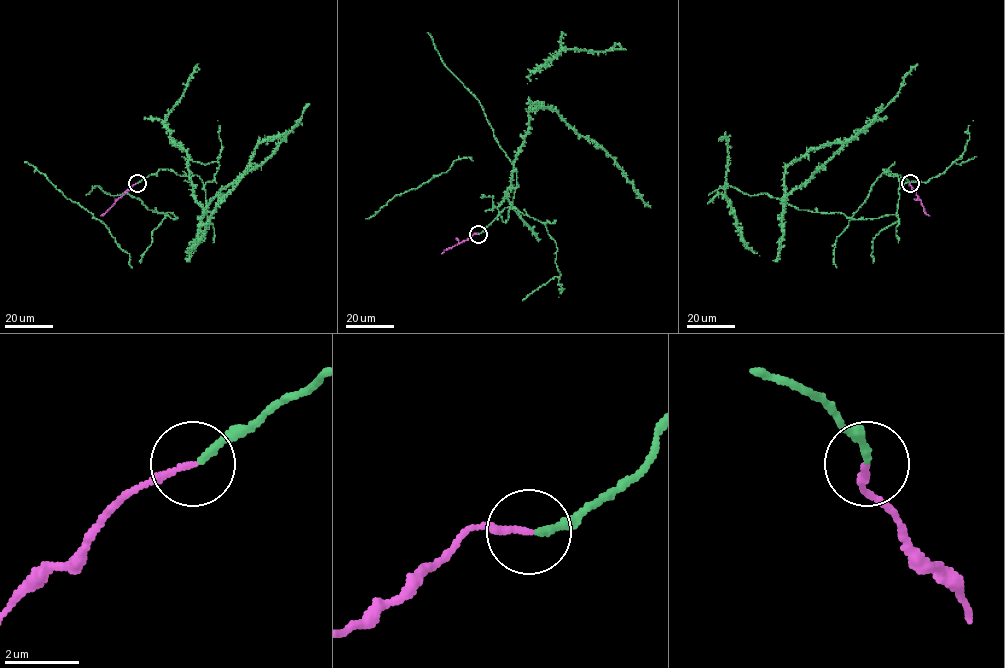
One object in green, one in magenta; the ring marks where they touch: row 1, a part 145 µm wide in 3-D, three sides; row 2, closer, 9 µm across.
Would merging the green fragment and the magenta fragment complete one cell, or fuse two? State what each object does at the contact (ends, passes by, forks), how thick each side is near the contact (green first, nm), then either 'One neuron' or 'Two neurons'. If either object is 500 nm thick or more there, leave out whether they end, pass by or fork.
At the ring green ends. At the ring magenta ends. Thickness 200 nm (green) against 160 nm. One neuron

